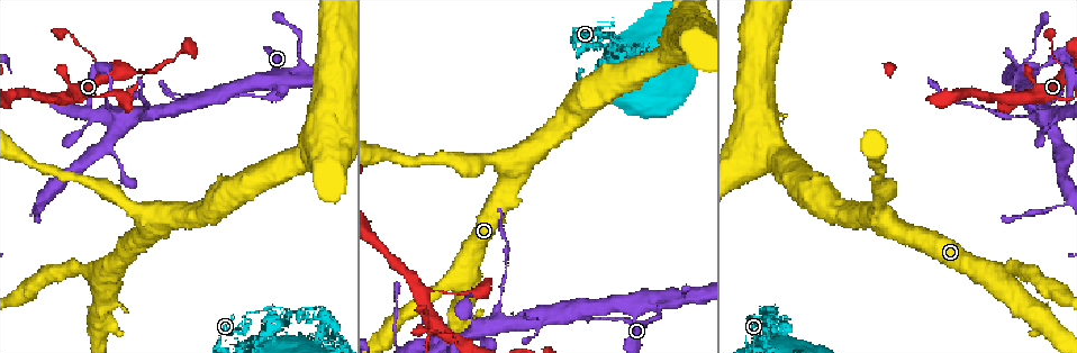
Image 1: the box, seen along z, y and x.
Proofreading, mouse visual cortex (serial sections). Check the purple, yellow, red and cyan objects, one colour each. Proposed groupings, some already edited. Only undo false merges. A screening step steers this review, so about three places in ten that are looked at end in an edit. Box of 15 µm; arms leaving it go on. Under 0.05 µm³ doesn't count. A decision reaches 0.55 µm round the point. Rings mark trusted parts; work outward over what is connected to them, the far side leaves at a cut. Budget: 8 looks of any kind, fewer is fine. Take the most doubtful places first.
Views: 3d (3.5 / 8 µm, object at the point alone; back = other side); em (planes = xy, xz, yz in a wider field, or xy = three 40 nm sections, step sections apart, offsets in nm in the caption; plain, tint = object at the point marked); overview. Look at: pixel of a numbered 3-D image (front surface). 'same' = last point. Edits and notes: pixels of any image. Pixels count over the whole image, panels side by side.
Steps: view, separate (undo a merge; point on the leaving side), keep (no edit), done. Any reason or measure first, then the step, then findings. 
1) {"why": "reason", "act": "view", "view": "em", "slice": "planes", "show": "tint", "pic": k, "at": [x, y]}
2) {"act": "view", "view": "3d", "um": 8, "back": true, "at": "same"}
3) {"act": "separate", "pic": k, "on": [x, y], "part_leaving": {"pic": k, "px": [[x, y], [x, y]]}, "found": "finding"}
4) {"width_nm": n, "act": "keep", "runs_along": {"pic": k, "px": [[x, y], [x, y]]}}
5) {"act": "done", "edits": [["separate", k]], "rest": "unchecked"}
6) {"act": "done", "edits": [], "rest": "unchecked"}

{"why": "abrupt turn", "act": "view", "view": "3d", "um": 3.5, "pic": 1, "at": [763, 333]}

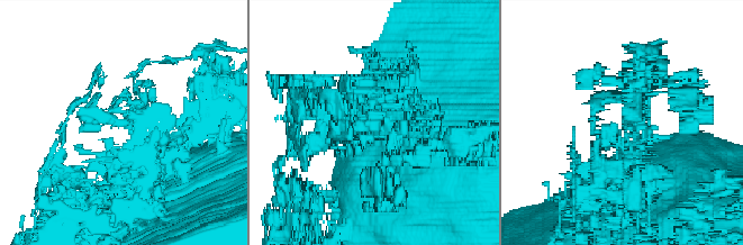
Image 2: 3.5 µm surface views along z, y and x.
{"why": "shape alone is not enough", "act": "view", "view": "em", "slice": "xy", "step": 5, "show": "tint", "pic": 2, "at": [635, 132]}

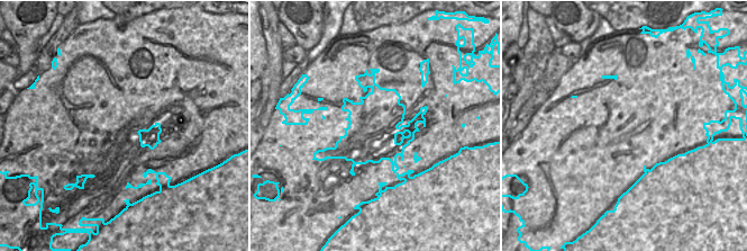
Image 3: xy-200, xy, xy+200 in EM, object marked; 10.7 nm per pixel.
{"act": "keep", "found": "continuous, no second cell"}

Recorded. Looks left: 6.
{"why": "abrupt turn", "act": "view", "view": "3d", "um": 3.5, "pic": 1, "at": [323, 322]}

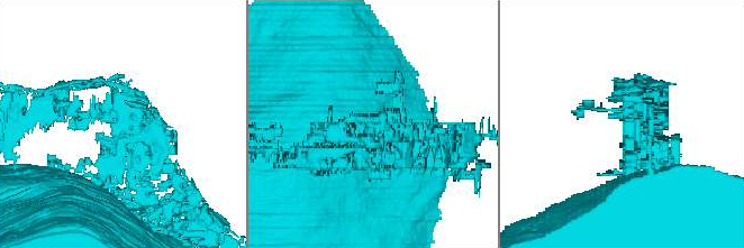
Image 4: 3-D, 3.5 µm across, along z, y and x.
{"why": "shape alone is not enough", "act": "view", "view": "em", "slice": "xy", "step": 1, "show": "tint", "pic": 4, "at": [122, 128]}

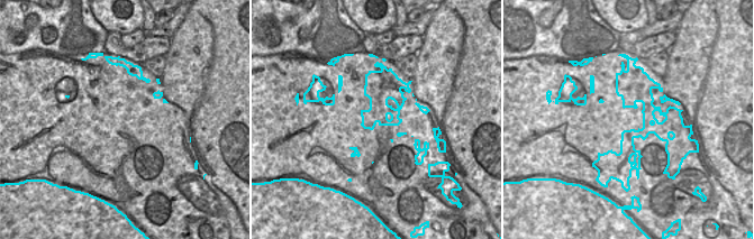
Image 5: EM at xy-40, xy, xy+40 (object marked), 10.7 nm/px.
{"why": "cut it another way", "act": "view", "view": "em", "slice": "planes", "show": "tint", "at": "same"}

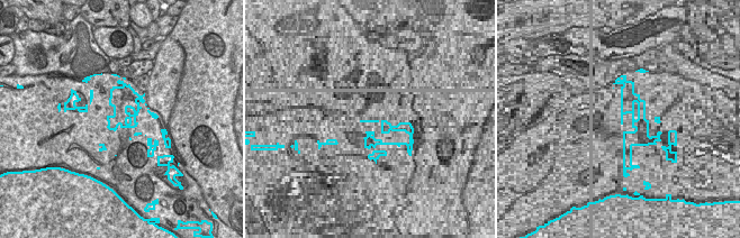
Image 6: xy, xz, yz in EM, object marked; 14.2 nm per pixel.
{"act": "keep", "runs_along": {"pic": 4, "px": [[92, 185], [120, 127], [62, 106]]}, "found": "continuous, no second cell"}

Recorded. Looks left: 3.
{"why": "small branch off a trunk", "act": "view", "view": "3d", "um": 3.5, "pic": 1, "at": [1009, 99]}

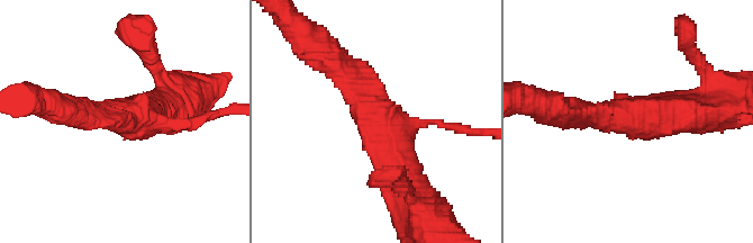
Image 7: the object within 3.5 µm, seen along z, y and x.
{"act": "view", "view": "em", "slice": "xy", "step": 3, "show": "tint", "pic": 7, "at": [382, 117]}

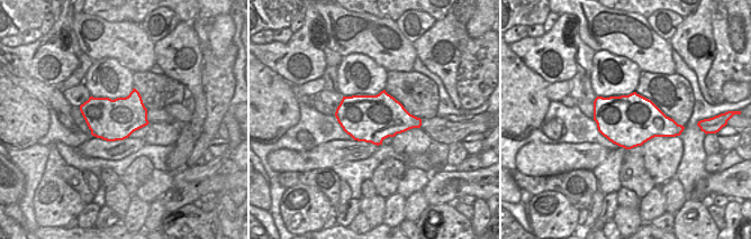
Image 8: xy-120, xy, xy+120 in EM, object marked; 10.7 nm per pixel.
{"arms": 3, "arm_widths_nm": [150, 300, 500], "act": "keep", "runs_along": {"pic": 7, "px": [[418, 201], [345, 78]]}, "found": "one cell here"}

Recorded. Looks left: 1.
{"act": "done", "edits": [], "rest": "unchecked"}

